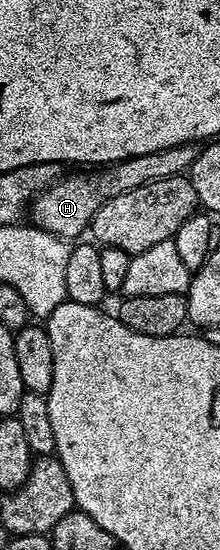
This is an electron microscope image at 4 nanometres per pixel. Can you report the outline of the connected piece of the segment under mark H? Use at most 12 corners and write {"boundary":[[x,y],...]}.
{"boundary":[[197,147],[146,152],[61,177],[32,199],[31,221],[79,239],[106,200],[187,175]]}

